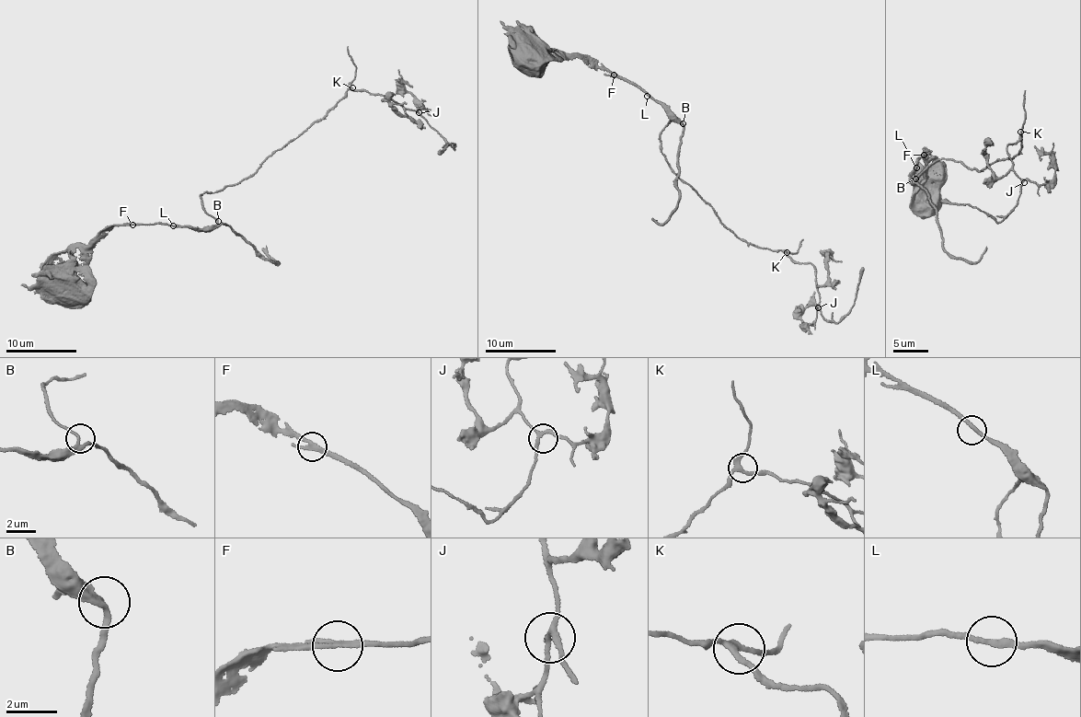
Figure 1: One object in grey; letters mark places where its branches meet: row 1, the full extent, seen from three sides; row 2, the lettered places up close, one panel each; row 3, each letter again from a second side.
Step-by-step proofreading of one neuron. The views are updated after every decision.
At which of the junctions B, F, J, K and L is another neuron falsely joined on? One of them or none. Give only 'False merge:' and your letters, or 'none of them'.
False merge: none of them

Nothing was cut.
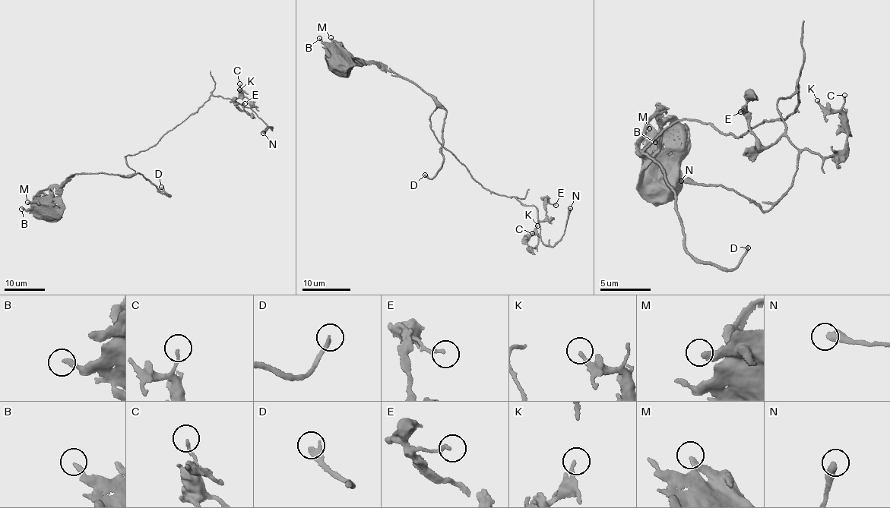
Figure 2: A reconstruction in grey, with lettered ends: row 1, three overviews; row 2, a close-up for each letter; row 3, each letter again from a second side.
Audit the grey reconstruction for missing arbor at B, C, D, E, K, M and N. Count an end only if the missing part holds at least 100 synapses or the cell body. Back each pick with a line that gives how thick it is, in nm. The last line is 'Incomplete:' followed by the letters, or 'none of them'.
D: 320 nm thick
Incomplete: D

